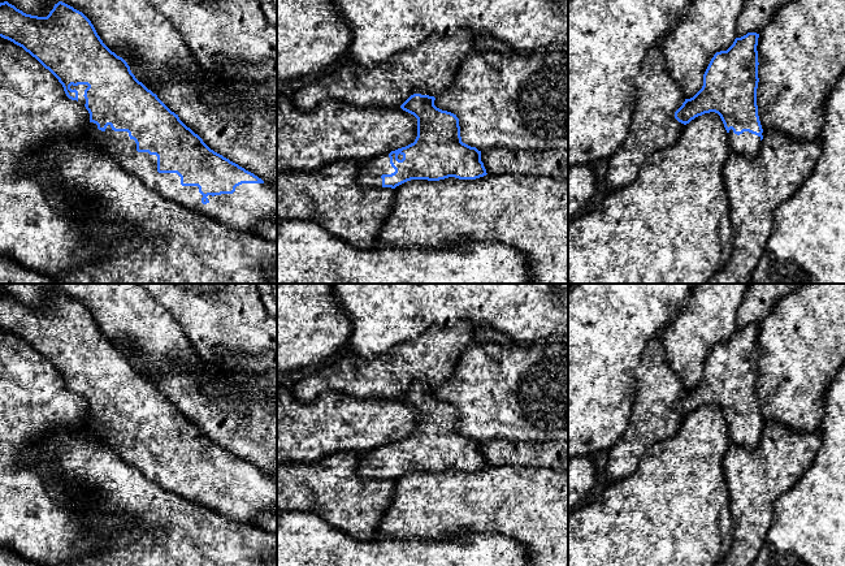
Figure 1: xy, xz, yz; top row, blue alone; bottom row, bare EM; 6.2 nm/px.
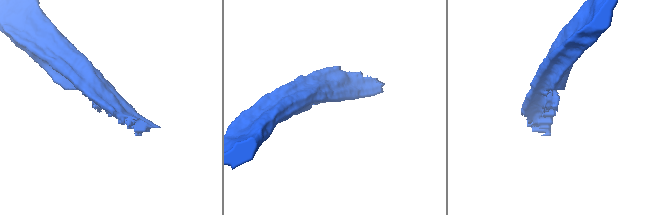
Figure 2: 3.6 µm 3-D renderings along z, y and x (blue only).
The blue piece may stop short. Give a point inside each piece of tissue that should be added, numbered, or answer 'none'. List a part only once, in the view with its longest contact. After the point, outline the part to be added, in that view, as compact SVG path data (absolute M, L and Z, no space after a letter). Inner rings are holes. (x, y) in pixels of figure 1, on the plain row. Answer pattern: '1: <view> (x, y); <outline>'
1: xy (251, 496); M88 414L87 423L126 463L165 491L250 526L263 514L277 513L277 480L265 474L242 475L233 485L208 487L209 493L203 496L198 478L182 478L177 465L159 465L157 448L138 444L127 423L114 423L110 416L101 423L94 414Z

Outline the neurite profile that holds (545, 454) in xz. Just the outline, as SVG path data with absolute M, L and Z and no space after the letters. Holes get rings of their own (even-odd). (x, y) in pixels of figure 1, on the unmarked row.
M512 441L481 442L488 466L521 466L568 471L568 441Z

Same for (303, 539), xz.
M277 510L277 566L530 566L530 561L519 541L502 533L358 541L316 514Z

